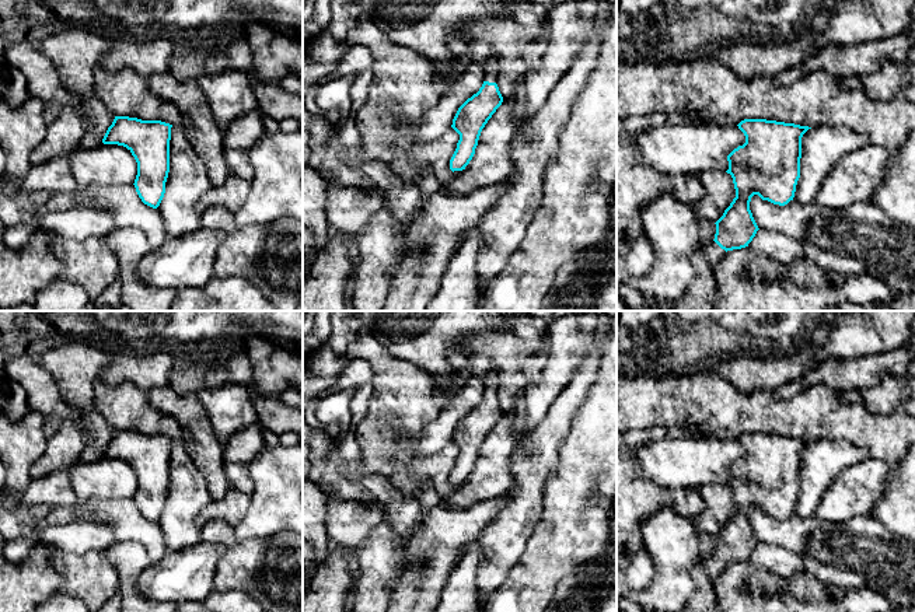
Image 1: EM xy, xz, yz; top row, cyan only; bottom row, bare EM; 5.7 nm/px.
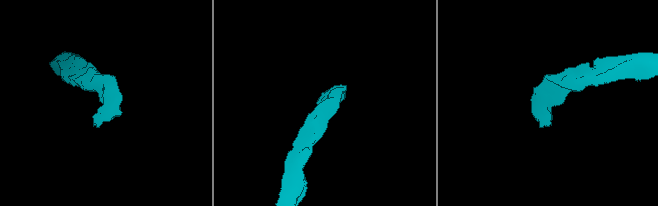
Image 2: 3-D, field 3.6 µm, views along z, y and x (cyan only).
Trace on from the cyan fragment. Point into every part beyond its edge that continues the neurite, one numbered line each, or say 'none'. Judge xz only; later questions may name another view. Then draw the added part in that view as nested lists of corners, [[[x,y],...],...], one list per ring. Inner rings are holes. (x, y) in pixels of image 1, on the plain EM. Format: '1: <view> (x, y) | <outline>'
1: xz (491, 381) | [[[492,370],[486,377],[482,378],[485,385],[485,395],[496,396],[499,388],[499,371]]]

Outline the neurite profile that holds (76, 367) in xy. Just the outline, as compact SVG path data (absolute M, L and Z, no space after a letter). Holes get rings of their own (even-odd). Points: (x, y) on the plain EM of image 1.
M71 342L43 352L36 360L52 374L62 396L80 410L78 423L87 440L81 461L102 458L115 430L98 413L94 387L111 354L91 343Z

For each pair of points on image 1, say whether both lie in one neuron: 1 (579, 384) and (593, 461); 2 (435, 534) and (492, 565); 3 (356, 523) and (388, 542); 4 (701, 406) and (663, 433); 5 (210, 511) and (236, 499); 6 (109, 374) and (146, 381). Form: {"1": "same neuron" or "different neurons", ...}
{"1": "different neurons", "2": "different neurons", "3": "different neurons", "4": "different neurons", "5": "same neuron", "6": "same neuron"}

